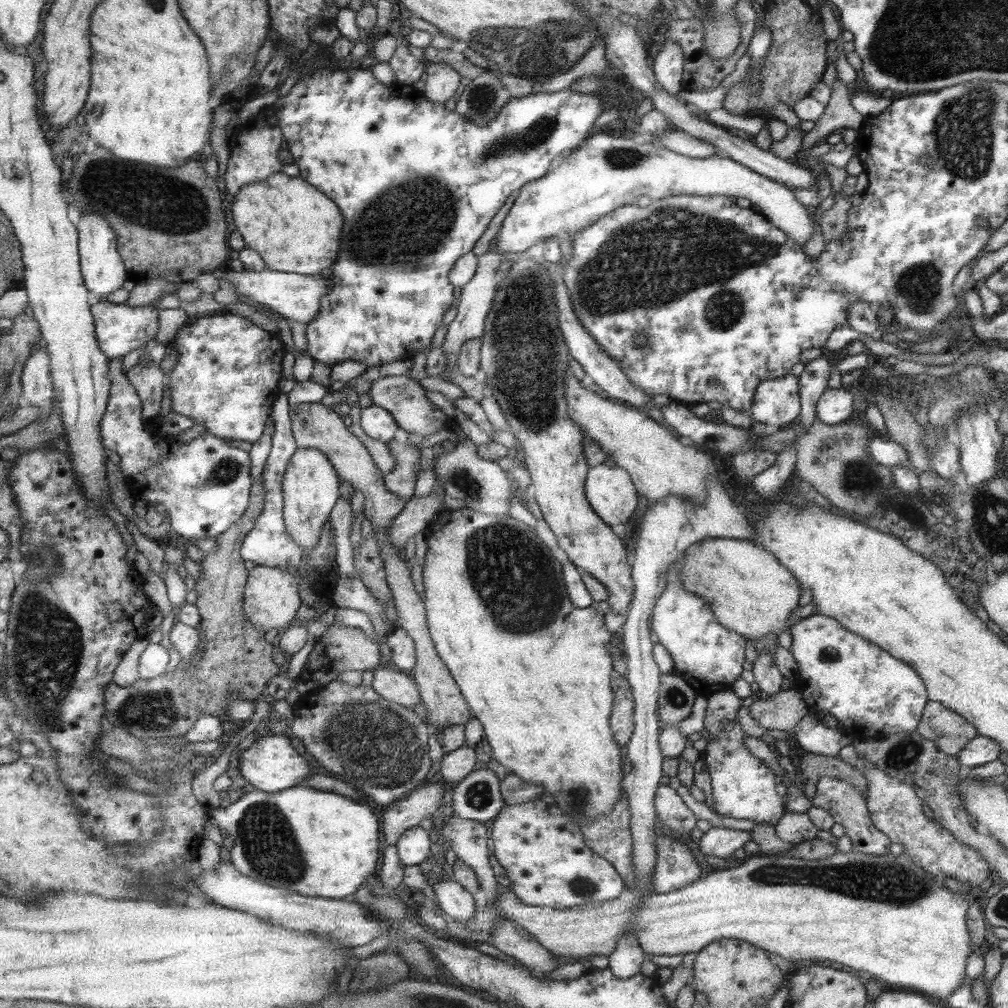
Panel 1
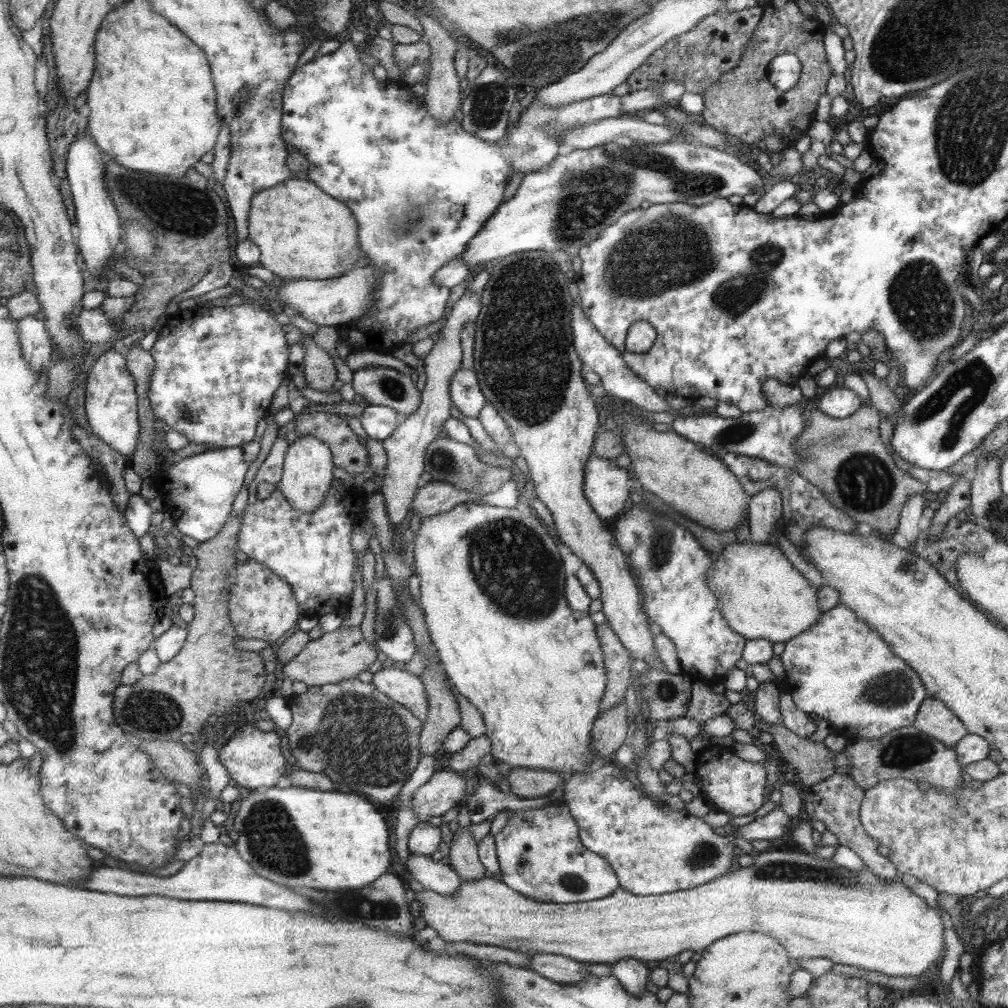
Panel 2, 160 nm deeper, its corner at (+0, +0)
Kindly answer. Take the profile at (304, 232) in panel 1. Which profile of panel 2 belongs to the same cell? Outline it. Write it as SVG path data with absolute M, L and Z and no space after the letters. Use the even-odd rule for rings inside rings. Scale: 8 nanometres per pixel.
M288 178L270 189L263 189L250 202L248 217L248 239L261 251L258 265L272 272L275 277L287 280L327 280L341 276L360 260L358 223L350 207L338 199L331 198L315 183Z

